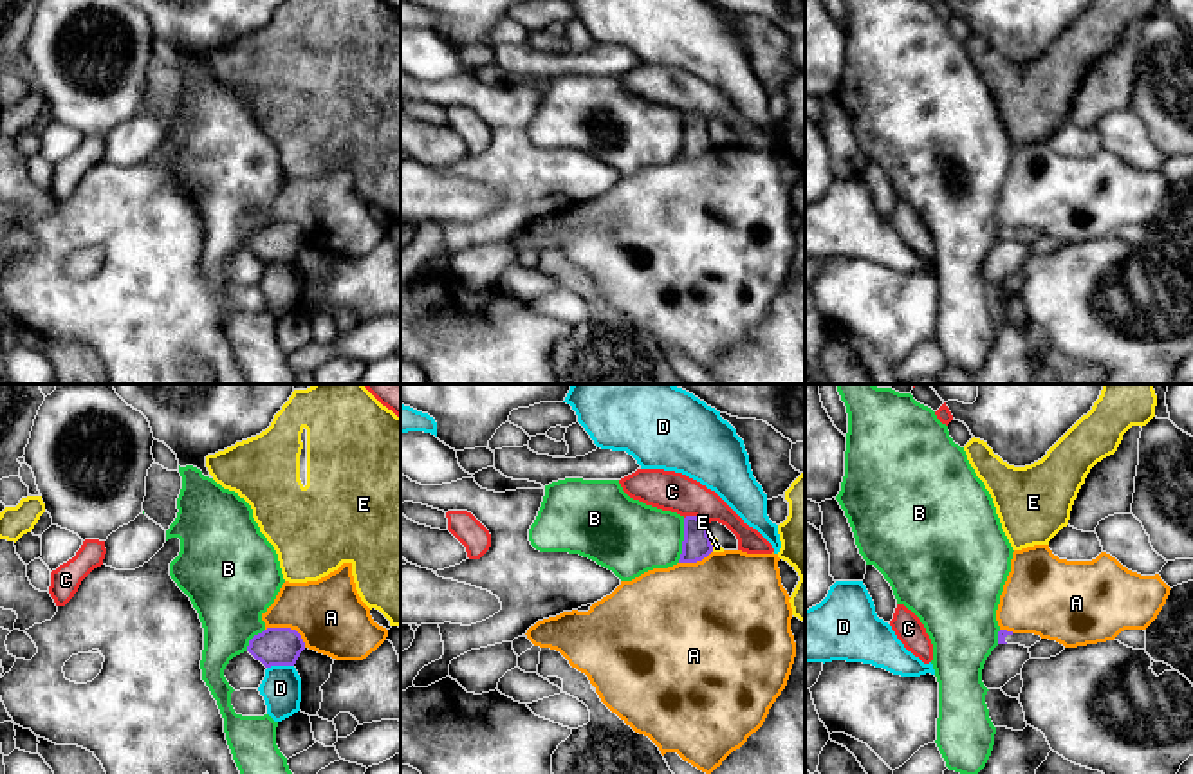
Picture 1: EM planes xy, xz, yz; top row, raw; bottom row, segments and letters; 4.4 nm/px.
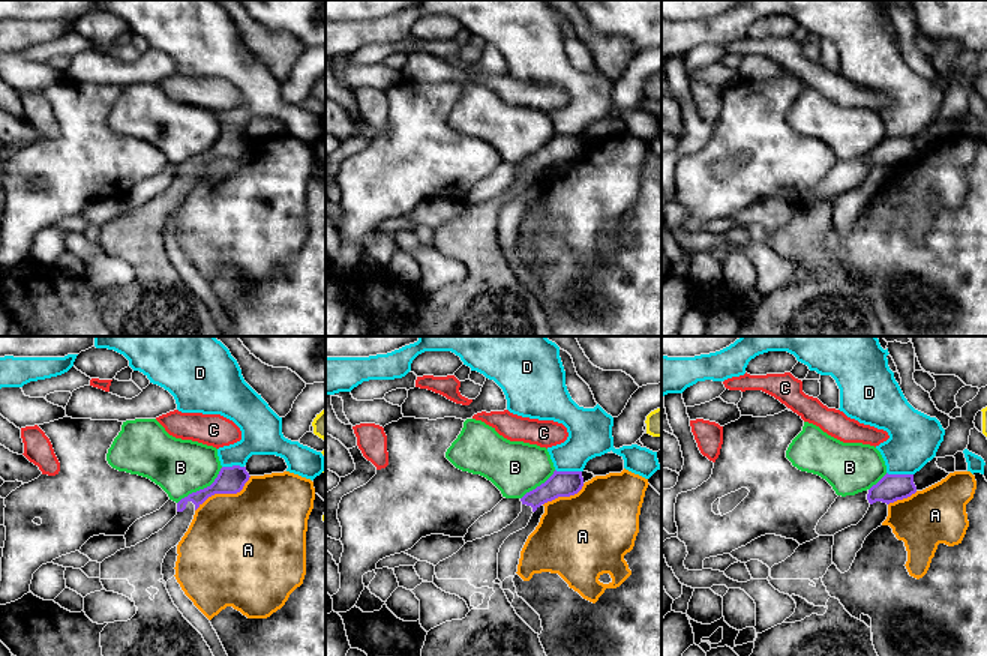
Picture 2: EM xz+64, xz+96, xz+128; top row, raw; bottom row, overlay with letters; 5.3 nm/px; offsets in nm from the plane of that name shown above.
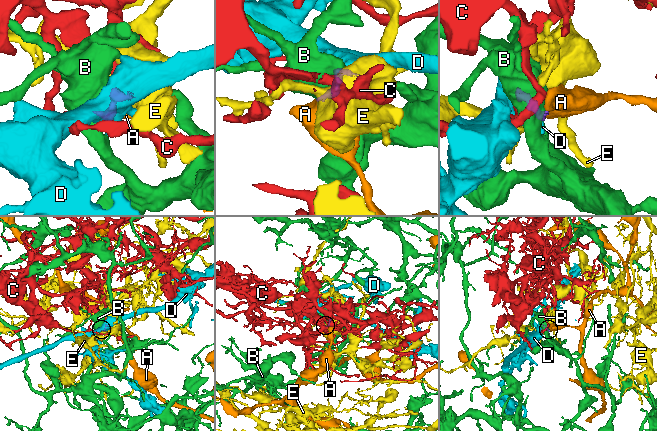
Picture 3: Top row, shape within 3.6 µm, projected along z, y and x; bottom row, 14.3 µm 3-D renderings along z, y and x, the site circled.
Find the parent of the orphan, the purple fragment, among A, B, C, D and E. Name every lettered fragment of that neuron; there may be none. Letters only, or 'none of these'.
none of these

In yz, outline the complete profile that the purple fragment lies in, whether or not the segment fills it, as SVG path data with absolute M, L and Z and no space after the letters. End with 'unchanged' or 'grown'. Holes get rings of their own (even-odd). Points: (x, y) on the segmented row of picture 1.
M1007 630L998 631L998 644L1020 644L1020 646L1031 648L1040 640L1041 637L1034 633L1013 633Z | grown

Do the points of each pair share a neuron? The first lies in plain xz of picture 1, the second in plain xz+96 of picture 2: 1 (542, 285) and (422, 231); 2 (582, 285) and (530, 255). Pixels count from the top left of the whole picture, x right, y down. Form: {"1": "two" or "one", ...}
{"1": "two", "2": "two"}

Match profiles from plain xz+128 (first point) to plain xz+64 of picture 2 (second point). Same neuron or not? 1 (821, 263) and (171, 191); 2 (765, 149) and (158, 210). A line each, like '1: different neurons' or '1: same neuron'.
1: same neuron
2: different neurons

